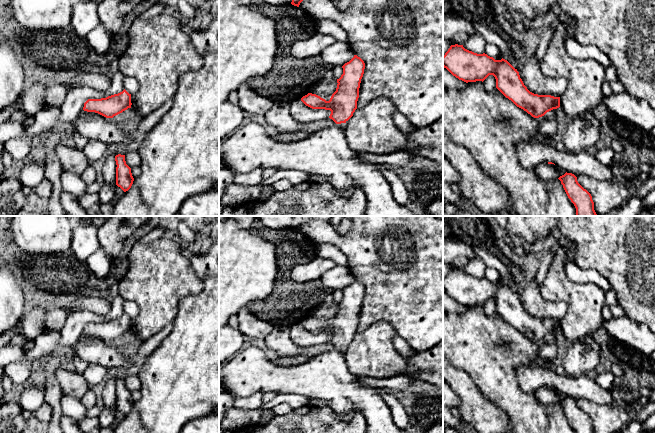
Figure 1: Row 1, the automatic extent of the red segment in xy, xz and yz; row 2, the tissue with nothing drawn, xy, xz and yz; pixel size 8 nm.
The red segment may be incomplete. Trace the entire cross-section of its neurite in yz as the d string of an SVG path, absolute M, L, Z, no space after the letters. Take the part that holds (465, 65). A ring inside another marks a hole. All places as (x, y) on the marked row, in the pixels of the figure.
M451 45L443 56L443 67L466 83L484 81L489 75L496 79L496 88L517 107L534 118L560 107L560 97L530 92L519 72L507 60L495 60L487 54L469 51L463 45Z

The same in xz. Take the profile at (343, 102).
M354 55L342 68L343 74L337 79L336 91L329 101L312 93L301 98L312 109L330 110L329 118L335 125L317 130L299 141L279 142L269 137L263 126L255 122L244 123L230 137L219 141L219 159L235 174L248 173L258 168L275 168L277 171L295 169L309 175L323 176L343 197L352 196L354 188L359 187L367 198L366 216L416 216L407 205L400 205L394 200L389 182L375 164L359 159L357 153L349 147L345 139L345 123L357 109L365 63Z

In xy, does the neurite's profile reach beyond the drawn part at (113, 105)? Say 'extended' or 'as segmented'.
as segmented

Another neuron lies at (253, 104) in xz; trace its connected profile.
M248 82L241 84L237 91L239 94L239 106L247 115L265 115L275 104L268 97L261 96L252 90Z

